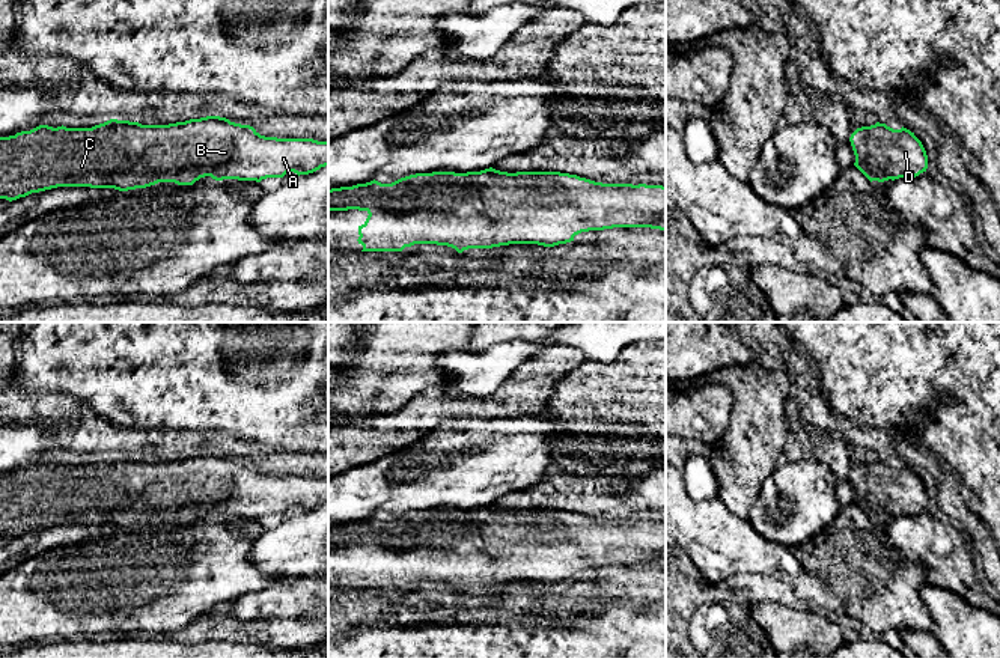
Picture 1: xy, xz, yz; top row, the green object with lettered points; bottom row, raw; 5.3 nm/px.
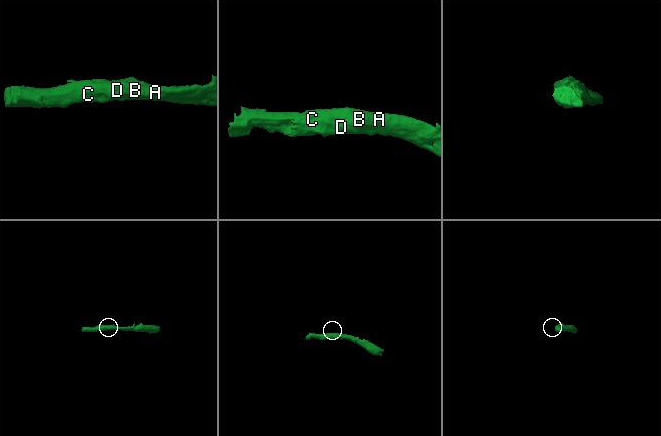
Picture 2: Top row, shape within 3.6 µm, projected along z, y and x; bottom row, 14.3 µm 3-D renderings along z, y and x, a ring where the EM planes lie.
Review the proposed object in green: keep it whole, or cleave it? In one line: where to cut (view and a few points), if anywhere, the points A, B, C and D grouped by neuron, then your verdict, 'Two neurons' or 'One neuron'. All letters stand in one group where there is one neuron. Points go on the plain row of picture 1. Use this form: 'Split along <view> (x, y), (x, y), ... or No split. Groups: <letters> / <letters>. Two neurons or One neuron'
No split. Groups: A B C D. One neuron

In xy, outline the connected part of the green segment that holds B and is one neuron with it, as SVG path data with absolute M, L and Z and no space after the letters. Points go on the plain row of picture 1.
M206 453L169 462L142 462L110 456L92 465L39 462L0 474L0 536L9 539L57 524L114 525L128 529L158 519L193 522L205 513L215 518L261 519L294 509L309 512L328 503L328 479L261 473L253 464Z

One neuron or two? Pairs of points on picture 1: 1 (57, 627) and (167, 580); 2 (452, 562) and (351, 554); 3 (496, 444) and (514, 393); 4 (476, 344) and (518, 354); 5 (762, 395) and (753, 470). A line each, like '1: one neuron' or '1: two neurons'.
1: one neuron
2: one neuron
3: two neurons
4: two neurons
5: one neuron

